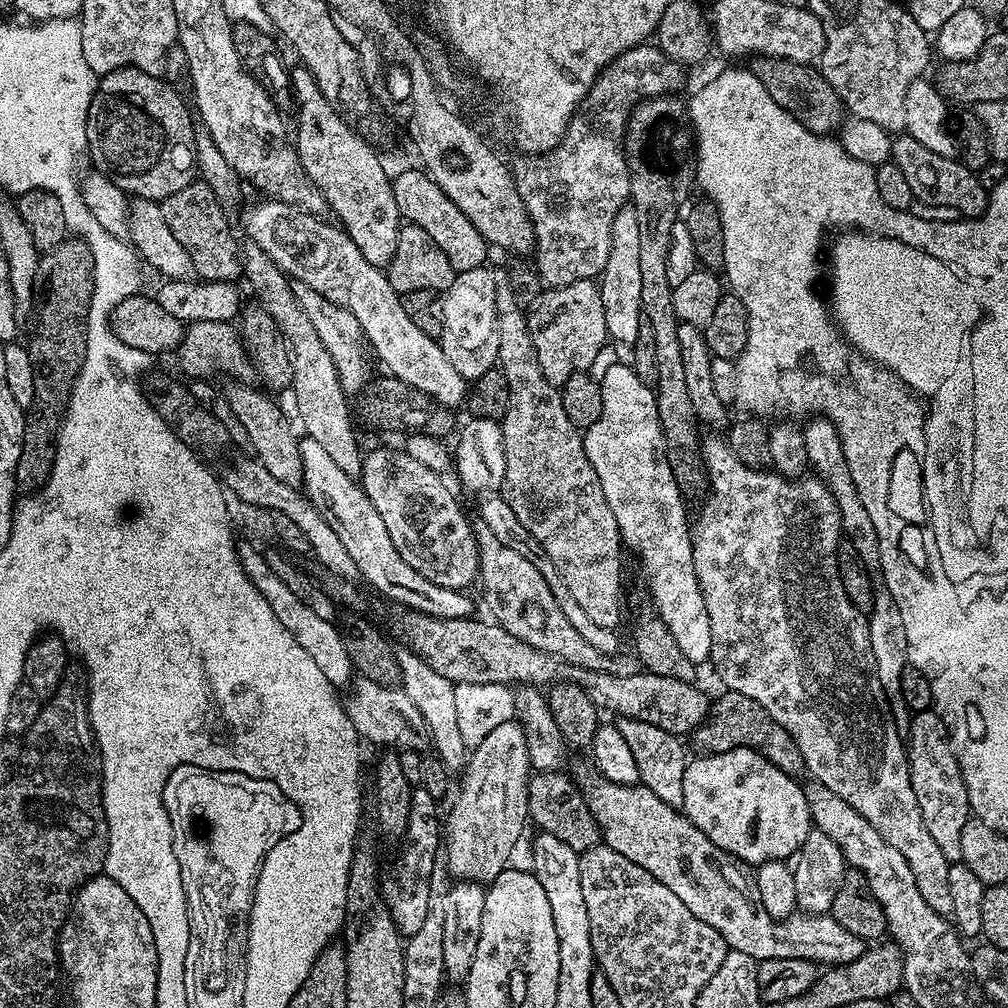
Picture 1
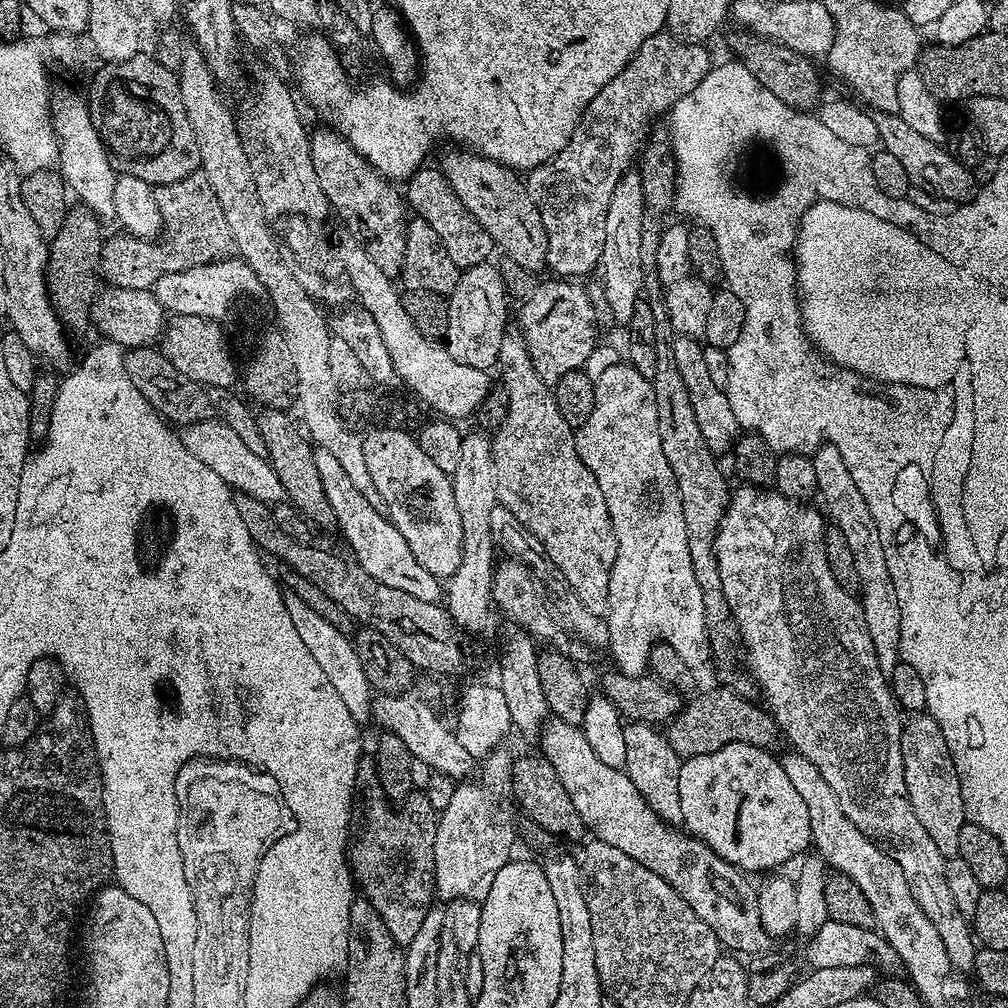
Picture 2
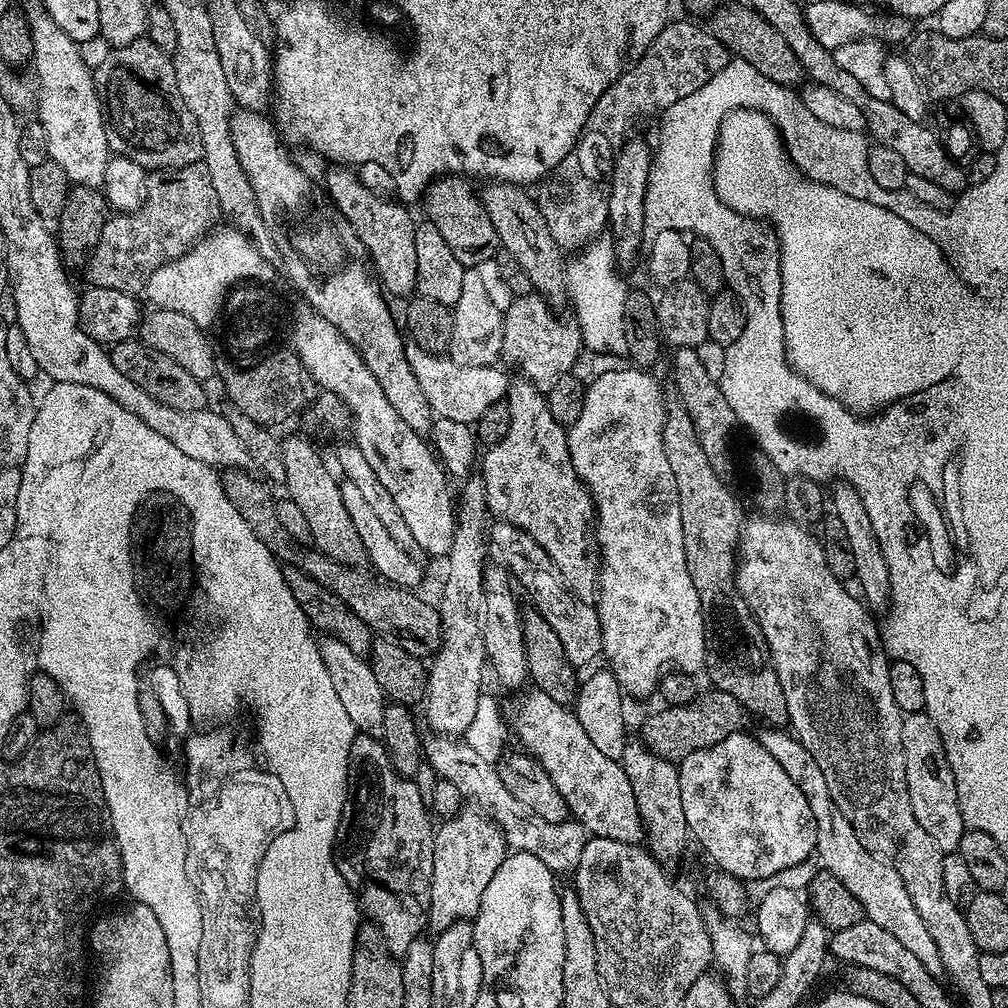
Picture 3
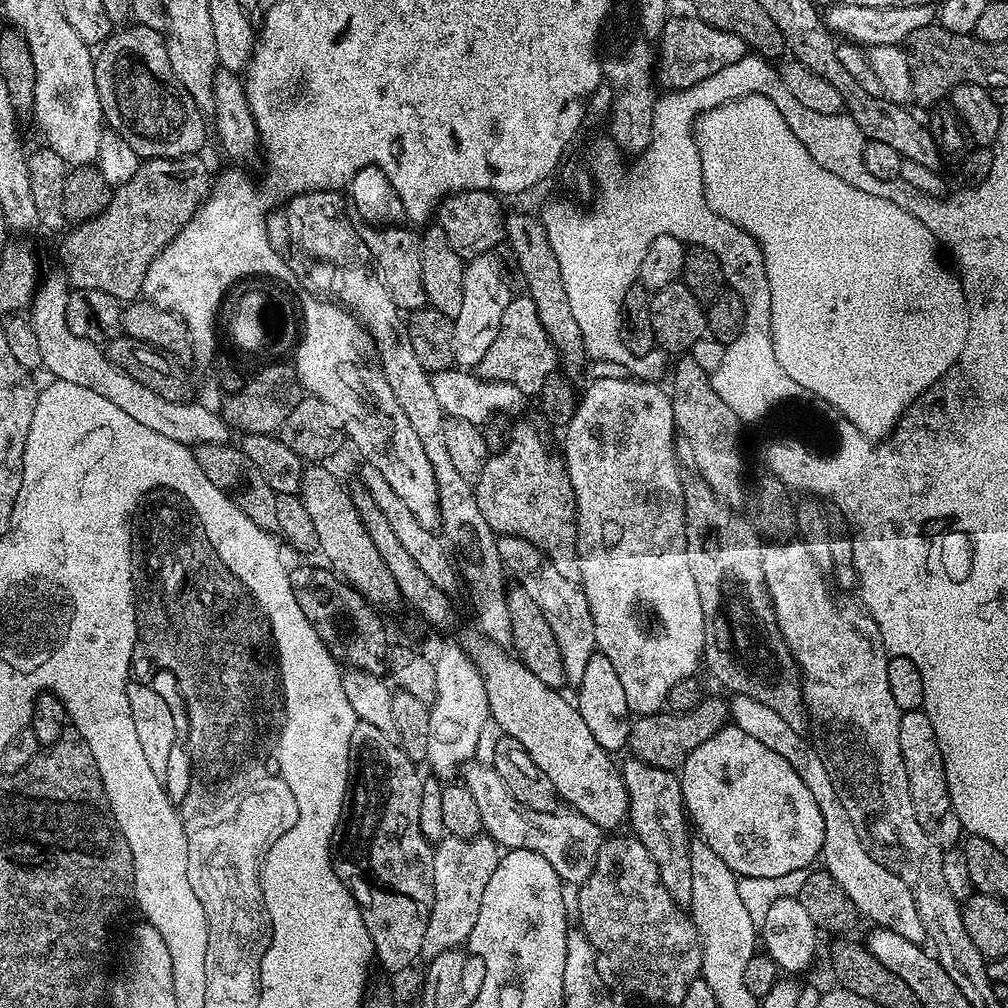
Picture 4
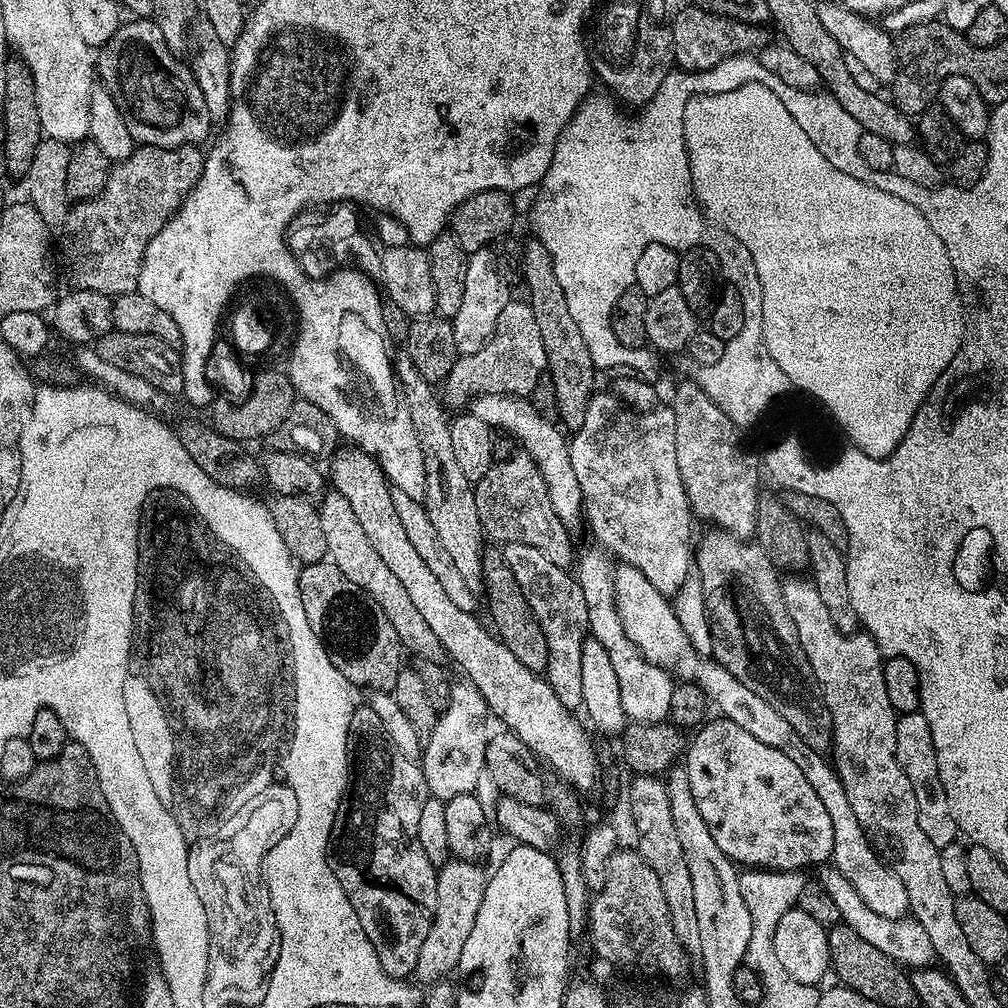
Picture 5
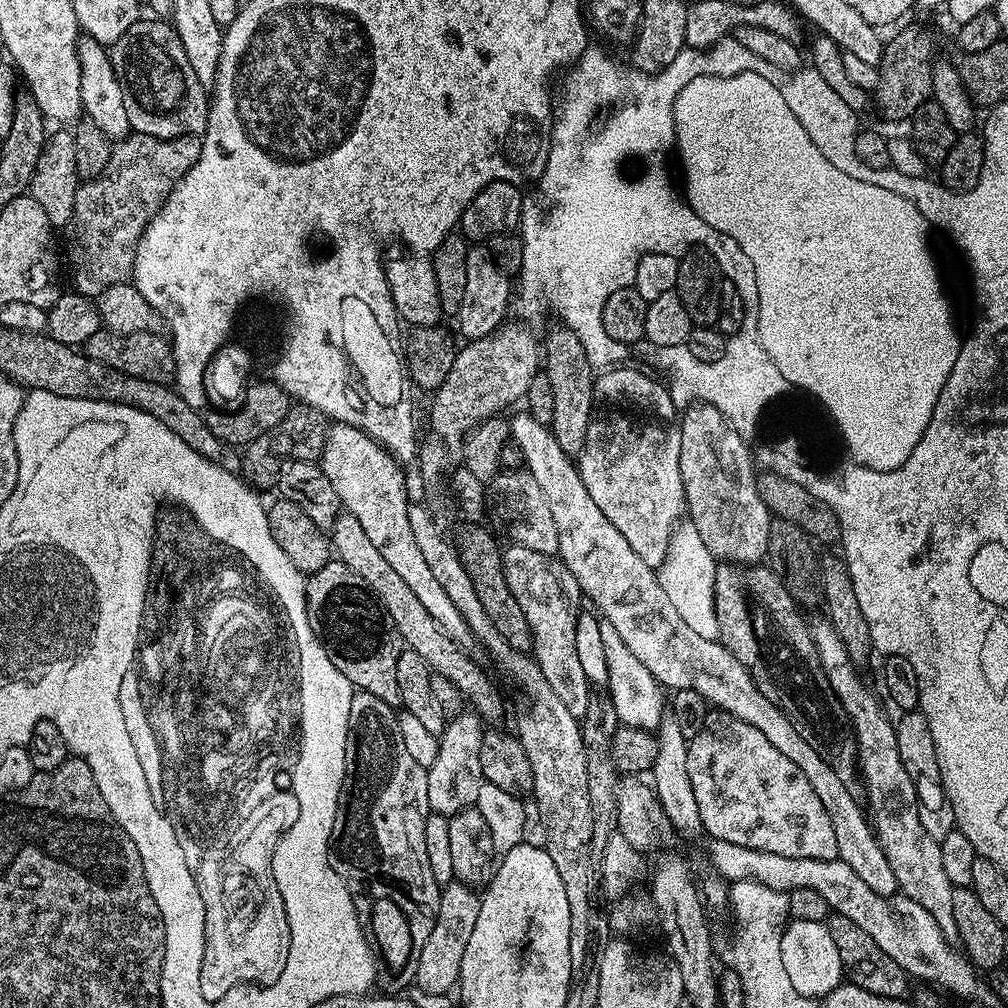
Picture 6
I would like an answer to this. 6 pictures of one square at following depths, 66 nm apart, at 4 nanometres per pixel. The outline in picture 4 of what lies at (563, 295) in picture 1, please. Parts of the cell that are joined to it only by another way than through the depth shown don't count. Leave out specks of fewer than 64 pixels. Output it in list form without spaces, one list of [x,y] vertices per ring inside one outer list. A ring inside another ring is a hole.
[[[526,294],[513,295],[512,301],[506,306],[506,314],[502,314],[498,338],[494,338],[494,346],[486,350],[485,357],[478,365],[479,375],[486,380],[505,380],[518,384],[525,397],[532,398],[539,394],[542,386],[546,386],[546,378],[550,378],[557,368],[556,347],[538,318],[534,302]]]

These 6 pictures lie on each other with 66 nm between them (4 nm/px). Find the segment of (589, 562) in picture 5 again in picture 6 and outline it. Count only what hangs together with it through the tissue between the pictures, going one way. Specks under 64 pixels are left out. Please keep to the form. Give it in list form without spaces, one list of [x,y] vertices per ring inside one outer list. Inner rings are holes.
[[[601,623],[602,643],[604,643],[606,653],[606,674],[608,682],[606,685],[606,695],[612,701],[613,708],[617,712],[619,723],[625,728],[637,728],[655,733],[660,727],[660,719],[666,714],[666,692],[660,683],[630,654],[626,642],[622,642],[622,637],[618,635],[618,630],[608,623]]]

